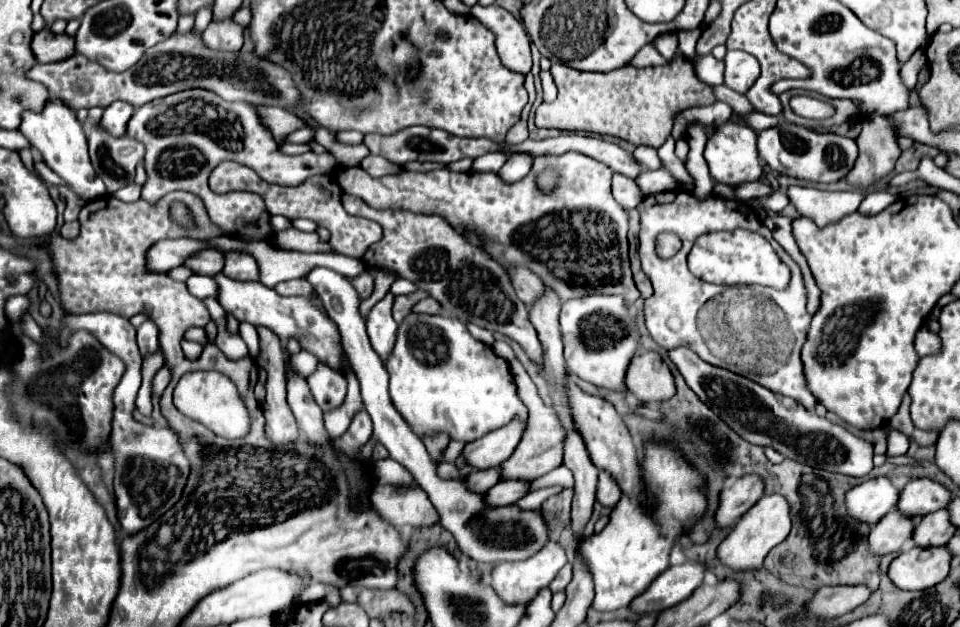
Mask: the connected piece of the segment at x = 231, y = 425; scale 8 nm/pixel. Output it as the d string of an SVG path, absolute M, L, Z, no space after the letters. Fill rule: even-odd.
M187 372L175 386L173 392L175 406L185 414L223 438L243 438L249 430L249 416L243 402L237 396L235 384L219 372Z

